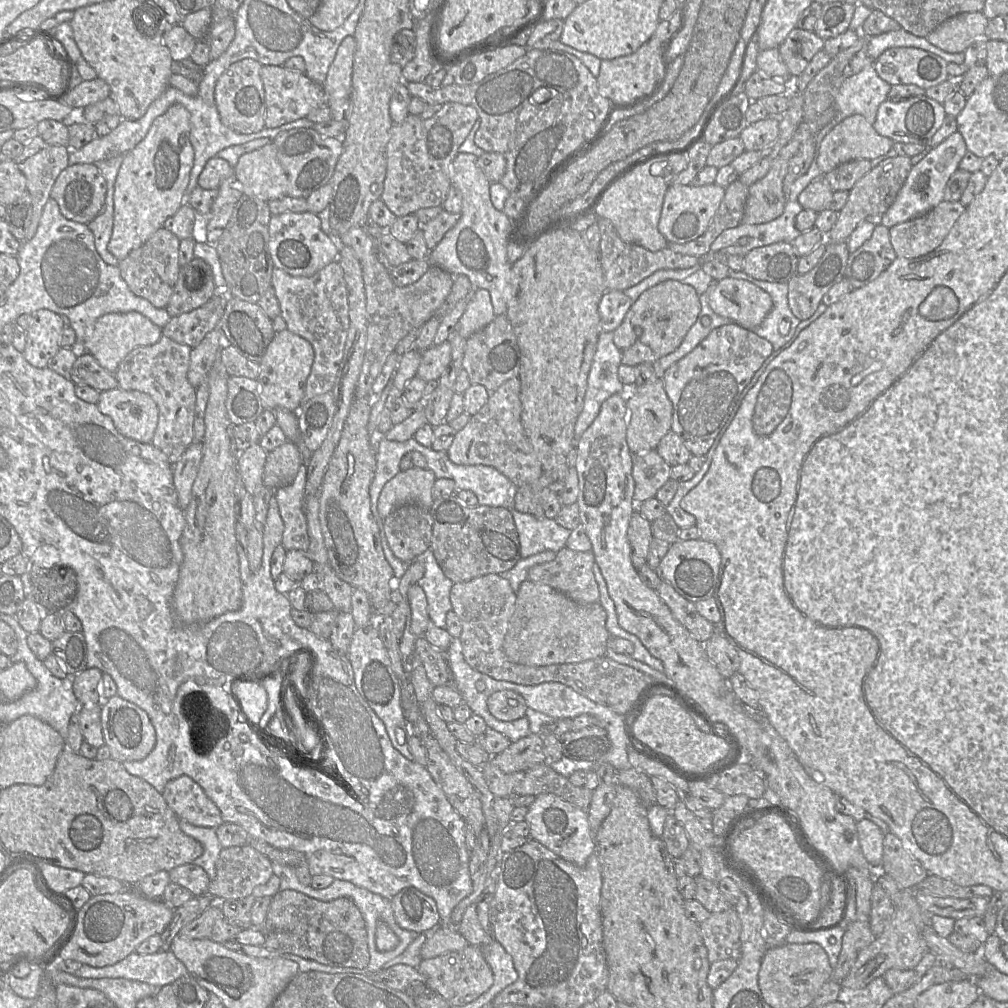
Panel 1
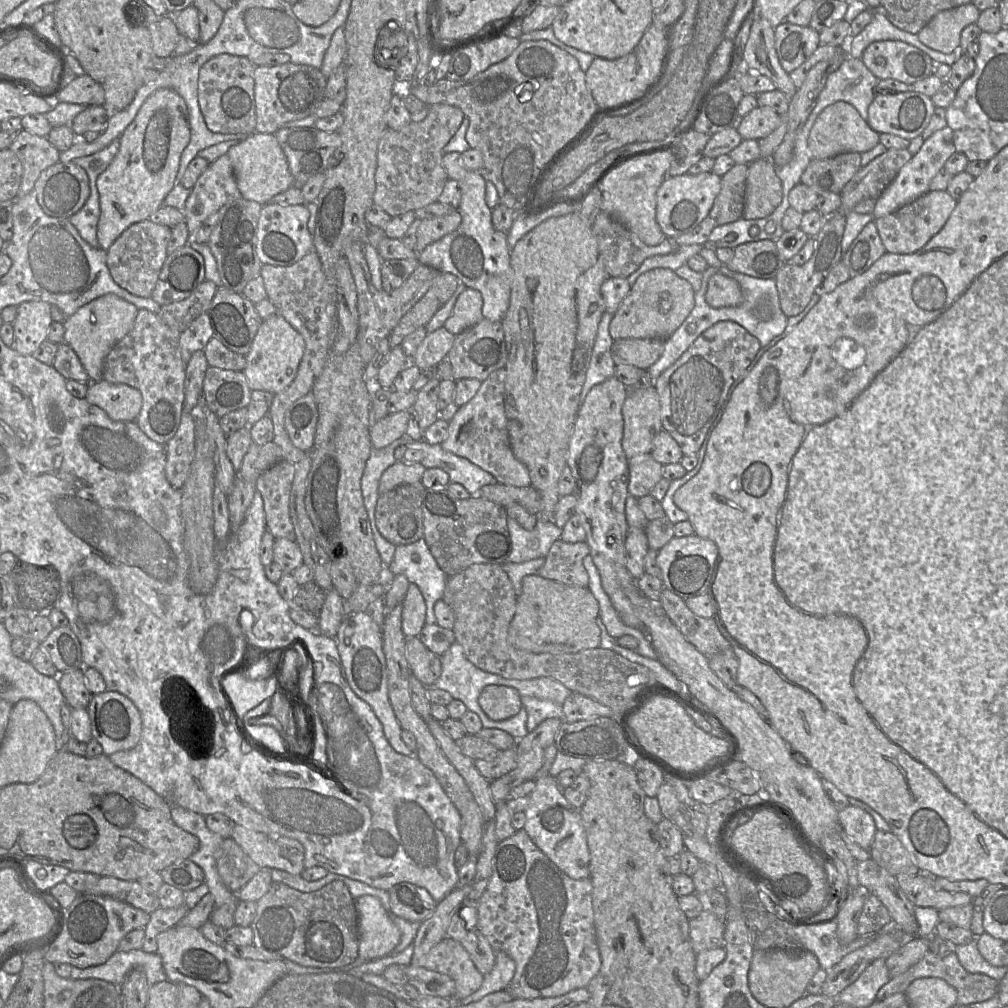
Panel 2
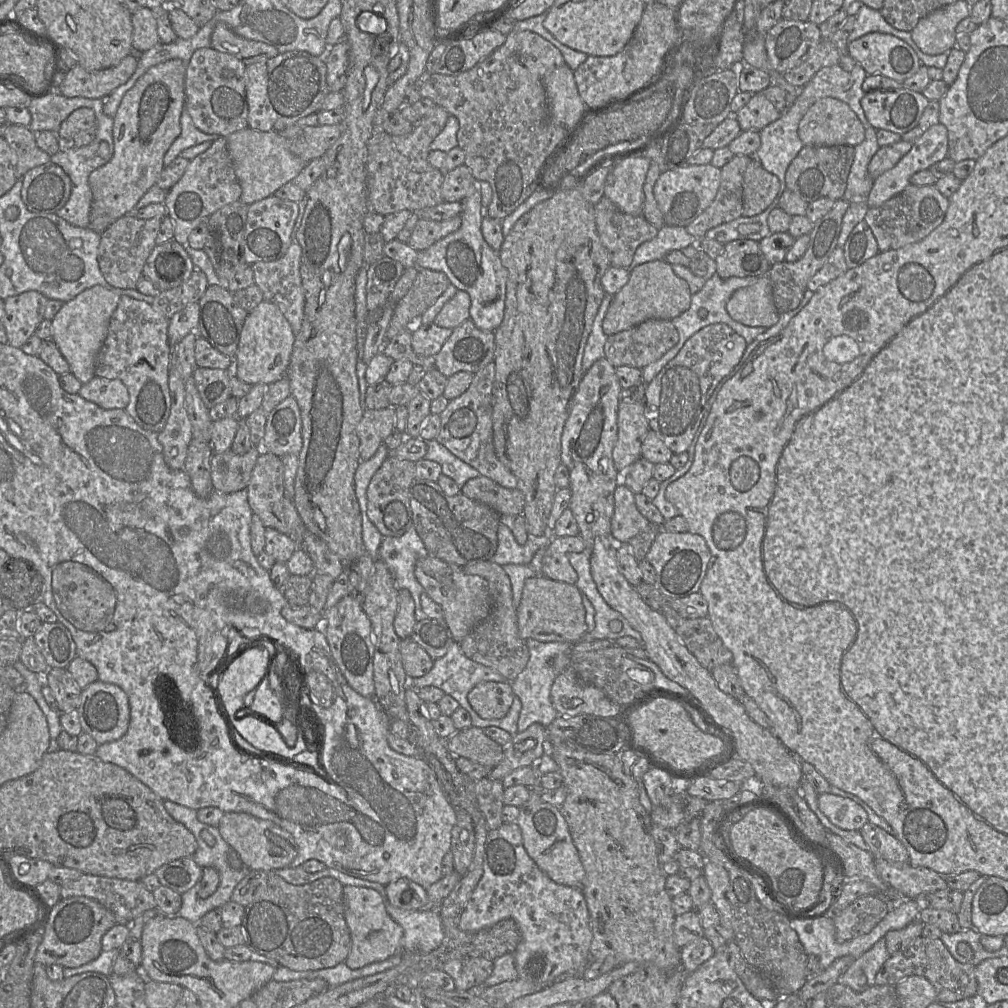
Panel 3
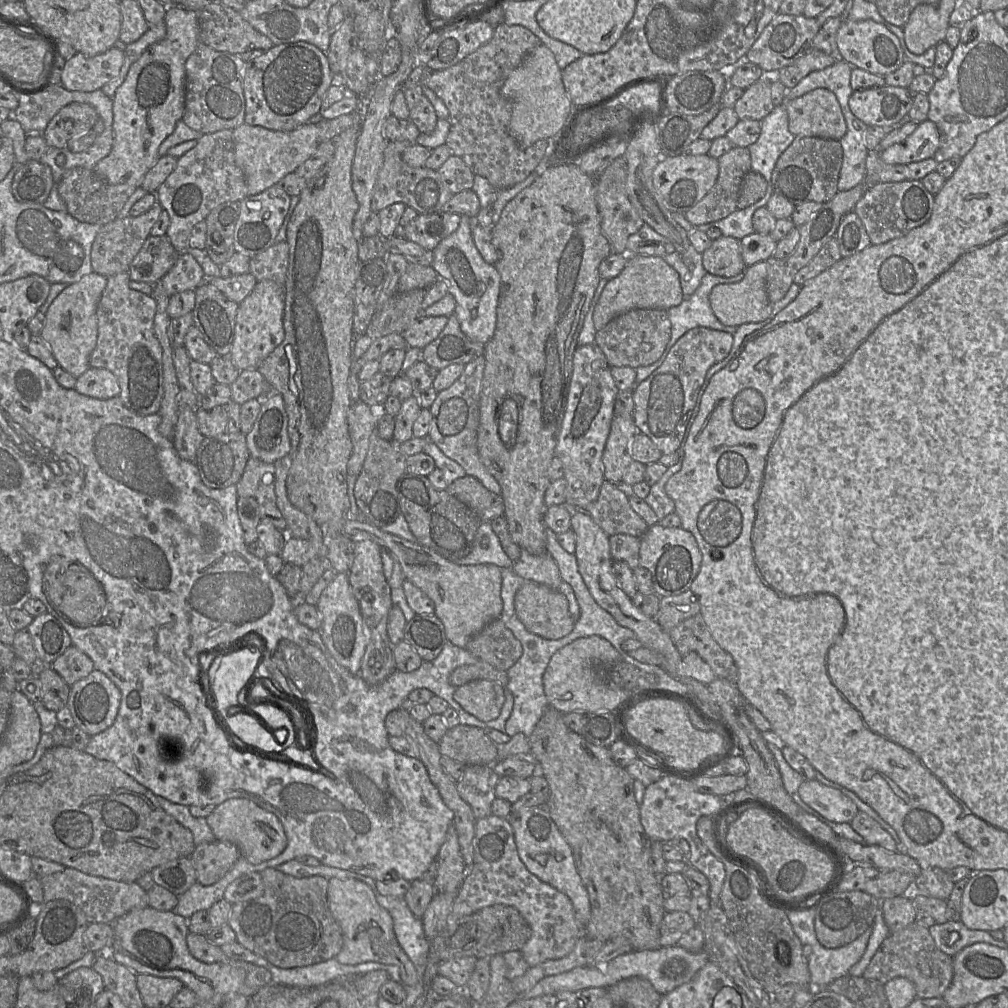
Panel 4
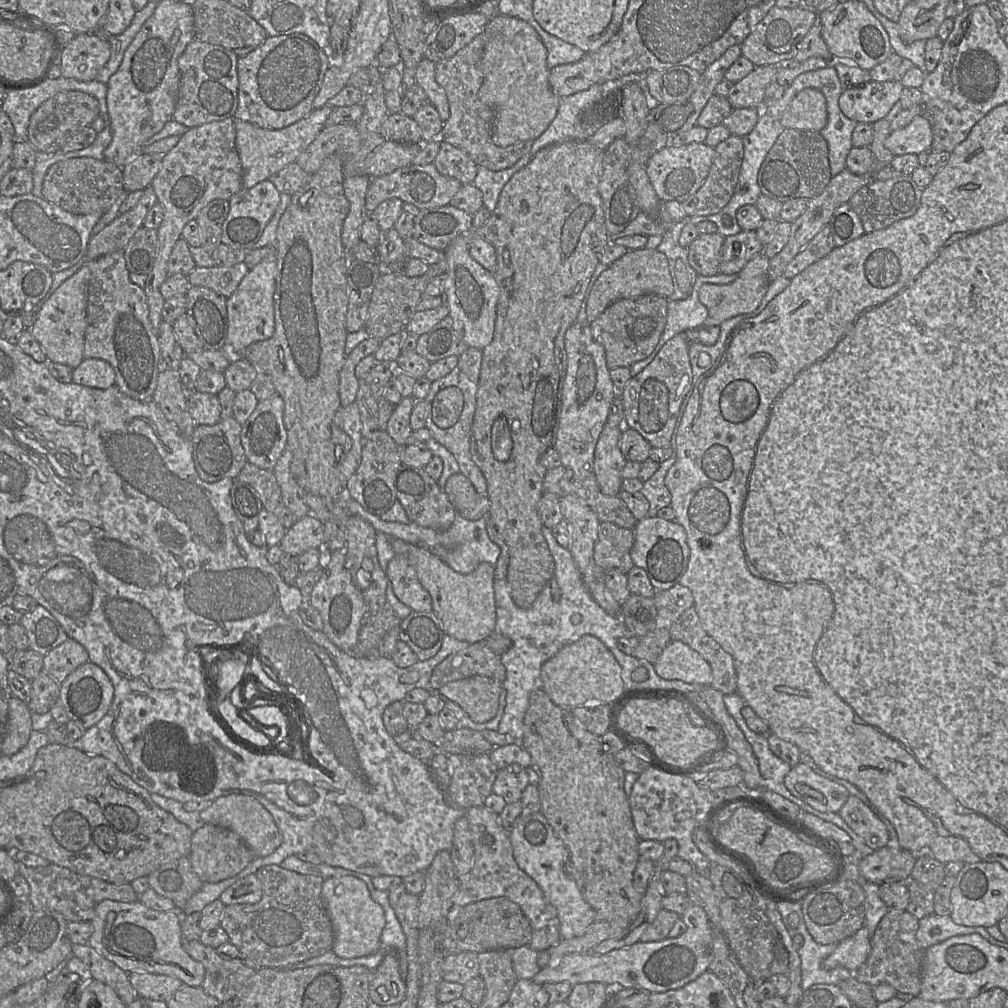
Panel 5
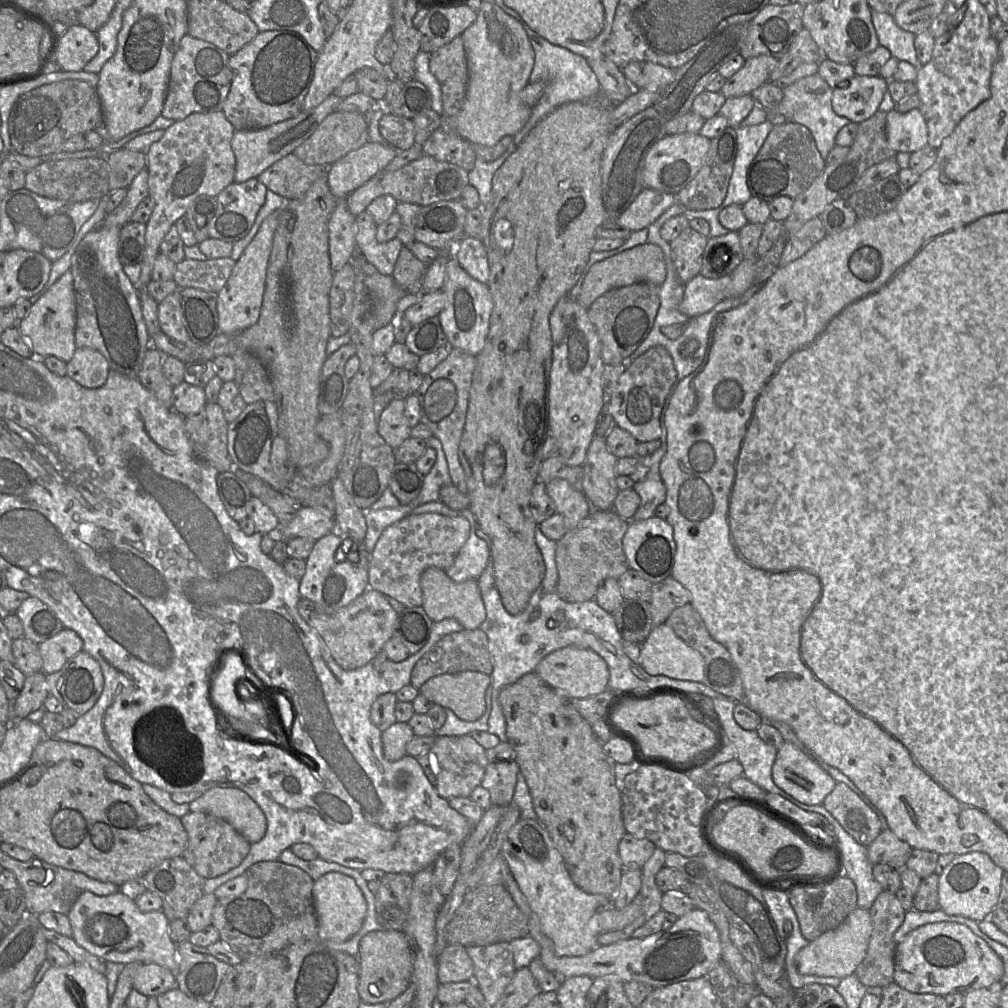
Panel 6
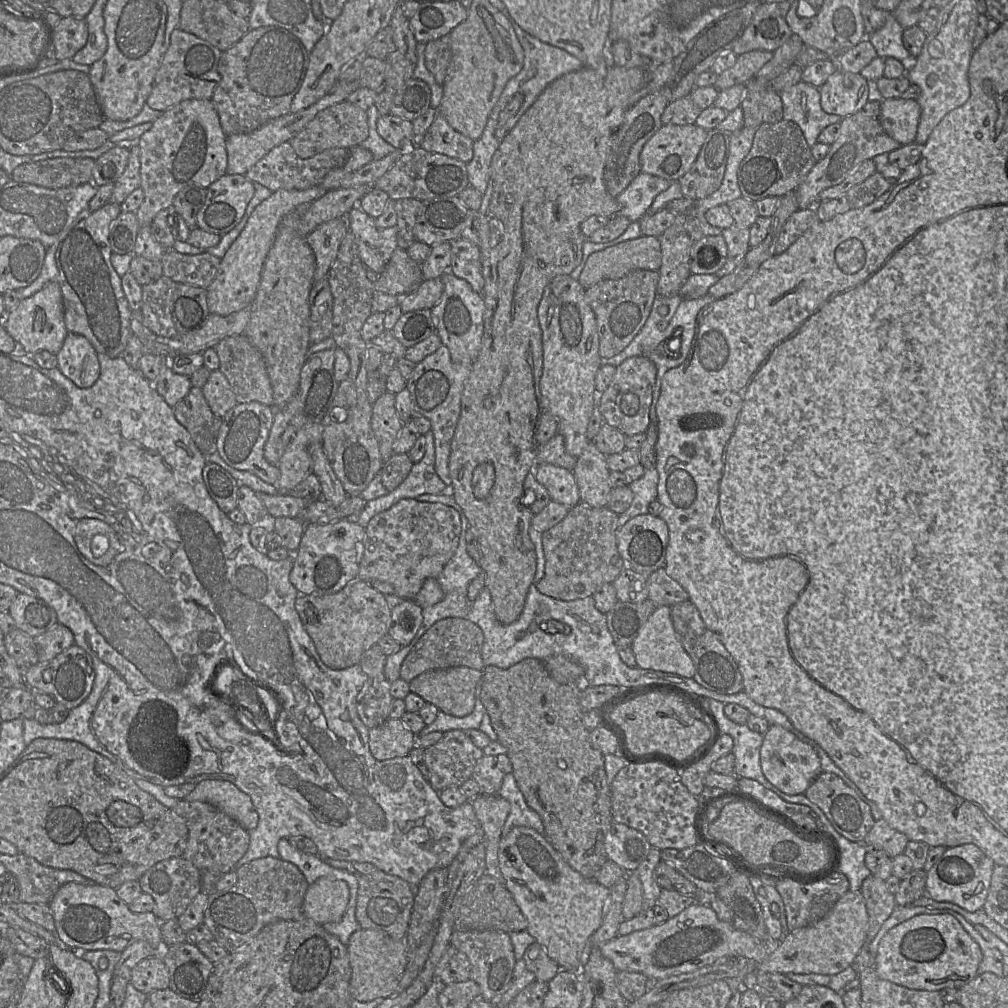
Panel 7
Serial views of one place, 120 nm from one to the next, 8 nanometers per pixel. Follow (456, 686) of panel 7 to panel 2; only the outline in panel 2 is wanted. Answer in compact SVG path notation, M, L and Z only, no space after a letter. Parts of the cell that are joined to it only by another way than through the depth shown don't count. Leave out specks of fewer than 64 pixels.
M487 685L478 698L484 714L493 721L504 721L517 715L523 707L517 689L503 685Z

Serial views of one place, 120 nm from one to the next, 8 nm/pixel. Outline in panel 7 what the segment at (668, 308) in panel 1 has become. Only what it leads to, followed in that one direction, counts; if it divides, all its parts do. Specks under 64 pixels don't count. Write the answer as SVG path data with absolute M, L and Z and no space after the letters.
M641 235L593 252L585 262L579 283L586 290L606 279L620 279L634 270L659 271L661 246L657 237Z

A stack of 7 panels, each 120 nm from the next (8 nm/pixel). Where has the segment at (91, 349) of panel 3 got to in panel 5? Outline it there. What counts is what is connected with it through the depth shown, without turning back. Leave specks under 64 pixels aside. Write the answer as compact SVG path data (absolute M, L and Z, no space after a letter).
M83 265L64 281L42 305L35 324L26 329L31 332L41 345L48 362L67 365L72 369L78 367L85 359L84 342L87 327L87 287L91 272Z

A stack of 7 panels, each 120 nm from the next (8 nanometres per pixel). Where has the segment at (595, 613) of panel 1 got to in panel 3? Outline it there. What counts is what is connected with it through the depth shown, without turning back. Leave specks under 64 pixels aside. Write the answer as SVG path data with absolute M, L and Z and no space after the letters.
M543 575L525 581L522 598L516 608L520 637L525 641L578 643L587 632L582 592L576 585L549 579Z

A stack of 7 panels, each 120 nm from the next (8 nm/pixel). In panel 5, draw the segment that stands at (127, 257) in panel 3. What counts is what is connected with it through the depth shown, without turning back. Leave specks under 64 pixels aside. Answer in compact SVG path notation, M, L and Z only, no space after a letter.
M150 186L144 189L135 207L118 215L115 220L92 236L86 260L95 260L117 251L124 252L137 230L144 226L147 213L157 202L153 188Z

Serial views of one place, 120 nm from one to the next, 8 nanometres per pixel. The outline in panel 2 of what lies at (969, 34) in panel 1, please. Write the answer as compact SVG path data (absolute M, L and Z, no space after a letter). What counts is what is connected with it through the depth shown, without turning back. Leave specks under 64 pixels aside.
M972 3L941 11L919 31L917 37L933 50L951 53L960 47L962 30L977 23L980 12Z

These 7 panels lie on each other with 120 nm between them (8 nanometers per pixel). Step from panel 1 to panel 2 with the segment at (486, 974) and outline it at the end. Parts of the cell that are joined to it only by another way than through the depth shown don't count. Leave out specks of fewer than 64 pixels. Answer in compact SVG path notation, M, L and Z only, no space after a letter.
M448 937L444 938L431 948L423 962L421 962L420 967L445 974L453 979L455 982L455 993L453 998L448 999L453 999L456 1002L462 1001L476 992L481 987L485 976L475 967L475 964L472 962L468 952L458 942Z

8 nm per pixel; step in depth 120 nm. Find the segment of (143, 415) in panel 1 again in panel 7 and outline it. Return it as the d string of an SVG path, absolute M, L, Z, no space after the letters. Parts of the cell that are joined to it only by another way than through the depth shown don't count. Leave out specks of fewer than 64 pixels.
M68 331L56 357L57 368L80 388L92 386L100 376L98 353L82 335Z

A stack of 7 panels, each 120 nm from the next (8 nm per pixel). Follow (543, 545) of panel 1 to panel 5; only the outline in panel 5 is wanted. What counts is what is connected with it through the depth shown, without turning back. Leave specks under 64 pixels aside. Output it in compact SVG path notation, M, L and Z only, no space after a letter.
M349 496L345 497L345 507L349 514L358 516L368 522L377 533L384 533L389 537L399 538L410 544L425 547L458 573L468 574L475 570L481 563L489 563L495 566L501 553L499 546L492 542L488 536L486 518L469 520L461 515L457 515L448 530L436 531L430 528L423 528L412 522L403 524L383 520L366 511L358 502Z

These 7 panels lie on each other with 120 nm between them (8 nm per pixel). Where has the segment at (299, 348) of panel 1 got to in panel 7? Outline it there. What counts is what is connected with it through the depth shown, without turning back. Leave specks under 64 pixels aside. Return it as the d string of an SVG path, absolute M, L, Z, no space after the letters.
M321 184L305 190L277 190L253 210L244 229L221 258L217 276L207 288L210 313L227 316L250 308L259 287L264 261L281 220L297 207L307 206L318 199L325 191Z

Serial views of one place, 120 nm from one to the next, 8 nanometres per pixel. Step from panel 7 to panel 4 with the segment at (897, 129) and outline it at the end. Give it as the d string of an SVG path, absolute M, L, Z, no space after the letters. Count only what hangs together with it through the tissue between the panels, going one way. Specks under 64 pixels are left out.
M925 120L903 142L885 149L881 159L887 164L904 164L933 158L940 144L940 133L936 124Z

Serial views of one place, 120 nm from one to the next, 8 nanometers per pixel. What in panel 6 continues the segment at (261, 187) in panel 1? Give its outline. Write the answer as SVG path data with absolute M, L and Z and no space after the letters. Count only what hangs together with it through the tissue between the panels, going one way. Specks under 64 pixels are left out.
M334 93L319 106L302 111L299 115L275 123L259 130L235 130L232 138L232 149L236 157L235 182L242 183L258 176L276 161L293 153L319 127L322 121L337 110L343 99Z

